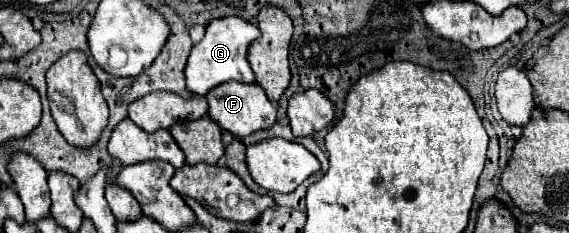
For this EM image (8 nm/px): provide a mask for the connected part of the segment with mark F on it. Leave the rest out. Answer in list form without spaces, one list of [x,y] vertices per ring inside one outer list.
[[[230,80],[210,90],[206,100],[210,104],[208,114],[212,116],[212,120],[216,120],[220,128],[232,132],[236,138],[244,138],[258,130],[268,130],[276,122],[276,106],[266,98],[266,92],[258,84],[242,84],[242,82]]]

